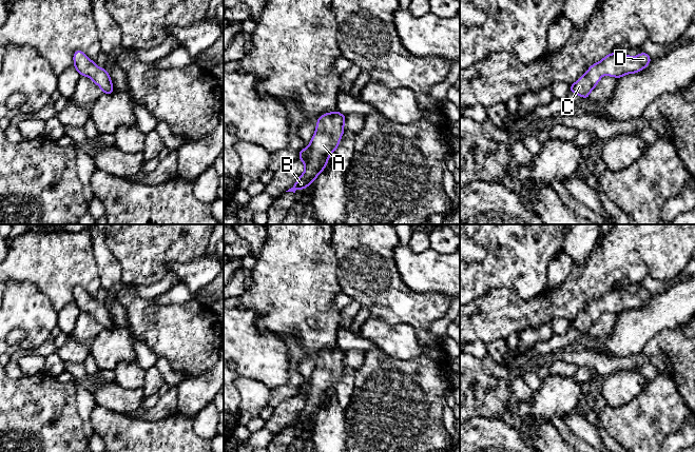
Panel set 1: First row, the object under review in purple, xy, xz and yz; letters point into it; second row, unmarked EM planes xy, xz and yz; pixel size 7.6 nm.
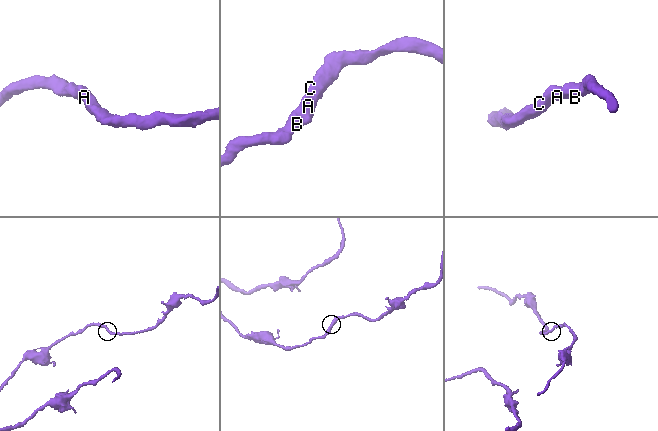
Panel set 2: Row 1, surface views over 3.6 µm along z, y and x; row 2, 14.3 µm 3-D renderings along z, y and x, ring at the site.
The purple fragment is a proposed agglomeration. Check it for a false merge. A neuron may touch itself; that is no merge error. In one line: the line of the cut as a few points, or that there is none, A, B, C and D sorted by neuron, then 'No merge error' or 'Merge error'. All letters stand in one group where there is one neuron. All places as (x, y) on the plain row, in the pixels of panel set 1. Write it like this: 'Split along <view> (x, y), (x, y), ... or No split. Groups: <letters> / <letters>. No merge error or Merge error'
No split. Groups: A B C D. No merge error

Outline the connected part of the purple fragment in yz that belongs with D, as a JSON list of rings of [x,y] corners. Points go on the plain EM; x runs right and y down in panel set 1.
[[[641,288],[636,293],[631,293],[623,289],[611,289],[601,295],[598,299],[592,300],[574,320],[569,321],[569,328],[573,328],[585,336],[590,329],[595,325],[603,311],[621,314],[626,310],[634,310],[645,304],[652,294]]]

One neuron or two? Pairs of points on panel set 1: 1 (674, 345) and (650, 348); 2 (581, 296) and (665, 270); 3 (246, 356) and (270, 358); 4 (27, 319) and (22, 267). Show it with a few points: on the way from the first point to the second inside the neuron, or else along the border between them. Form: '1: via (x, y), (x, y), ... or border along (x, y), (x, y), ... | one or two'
1: via (668, 342), (656, 344) | one
2: via (602, 275), (610, 268), (644, 268) | one
3: via (252, 356), (264, 357) | one
4: border along (11, 281), (30, 281), (45, 295) | two

